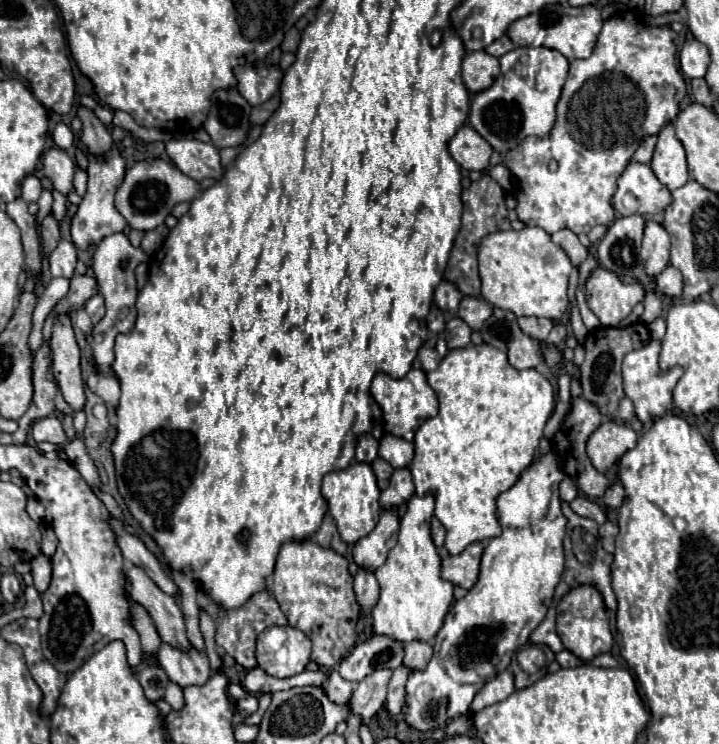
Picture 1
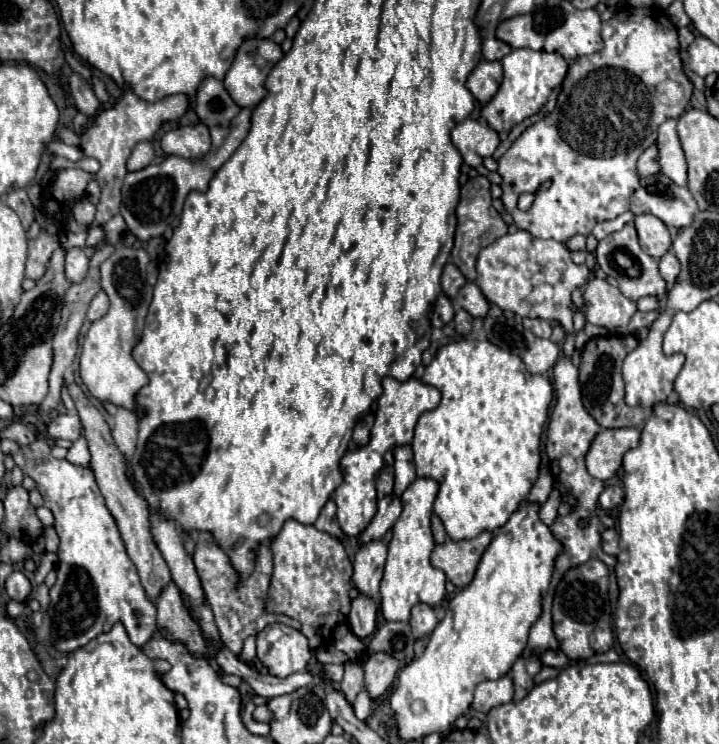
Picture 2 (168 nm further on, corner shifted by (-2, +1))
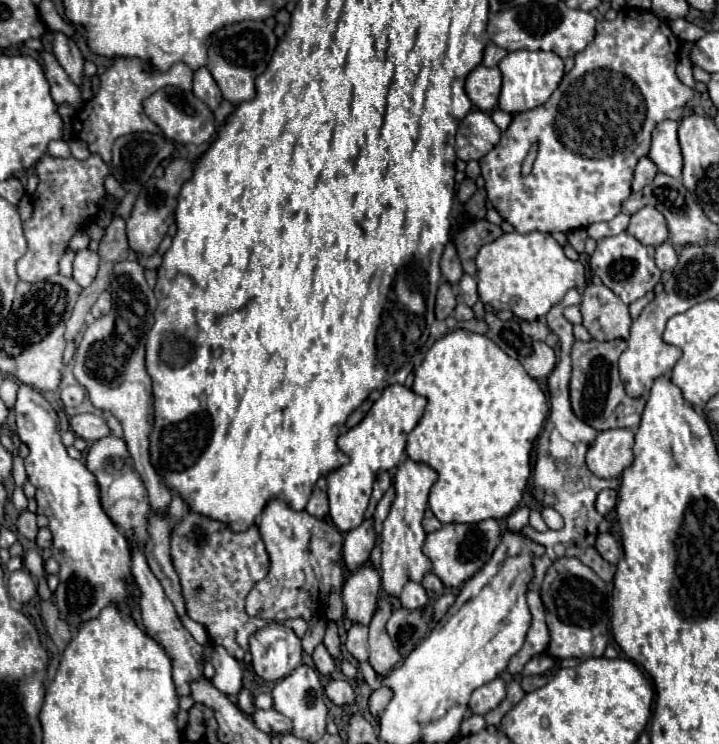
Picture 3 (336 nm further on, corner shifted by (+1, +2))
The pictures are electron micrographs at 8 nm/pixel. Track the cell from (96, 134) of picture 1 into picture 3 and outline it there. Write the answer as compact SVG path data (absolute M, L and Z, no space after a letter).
M54 33L54 55L64 67L64 71L70 75L70 79L80 85L82 81L82 67L84 67L84 57L80 49L76 47L74 41L70 41L64 33Z

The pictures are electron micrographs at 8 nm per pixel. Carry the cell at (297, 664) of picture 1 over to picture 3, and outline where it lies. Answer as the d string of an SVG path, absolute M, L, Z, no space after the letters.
M275 622L250 637L250 653L252 669L264 681L280 681L302 663L300 639L292 629Z

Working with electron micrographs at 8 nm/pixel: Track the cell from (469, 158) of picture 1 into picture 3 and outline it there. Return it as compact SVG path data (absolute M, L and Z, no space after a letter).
M470 111L458 125L456 155L462 161L482 159L498 139L500 129L494 125L490 115L484 111Z

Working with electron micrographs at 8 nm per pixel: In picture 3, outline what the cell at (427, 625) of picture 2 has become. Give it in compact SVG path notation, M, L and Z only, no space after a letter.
M408 581L408 583L404 585L402 593L400 593L400 603L402 603L402 607L406 607L406 609L416 609L416 611L420 611L420 609L424 609L424 607L428 605L428 595L426 595L426 591L424 591L424 587L422 587L420 583Z

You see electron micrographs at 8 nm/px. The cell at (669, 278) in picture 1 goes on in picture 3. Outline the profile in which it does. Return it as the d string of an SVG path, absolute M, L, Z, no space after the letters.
M664 241L662 245L656 247L656 265L660 271L672 271L676 267L676 263L678 263L678 255L668 241Z

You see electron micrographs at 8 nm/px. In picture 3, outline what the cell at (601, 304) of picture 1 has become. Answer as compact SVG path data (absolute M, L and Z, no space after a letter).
M590 283L582 293L580 303L582 325L596 341L626 339L632 319L624 305L608 287Z

